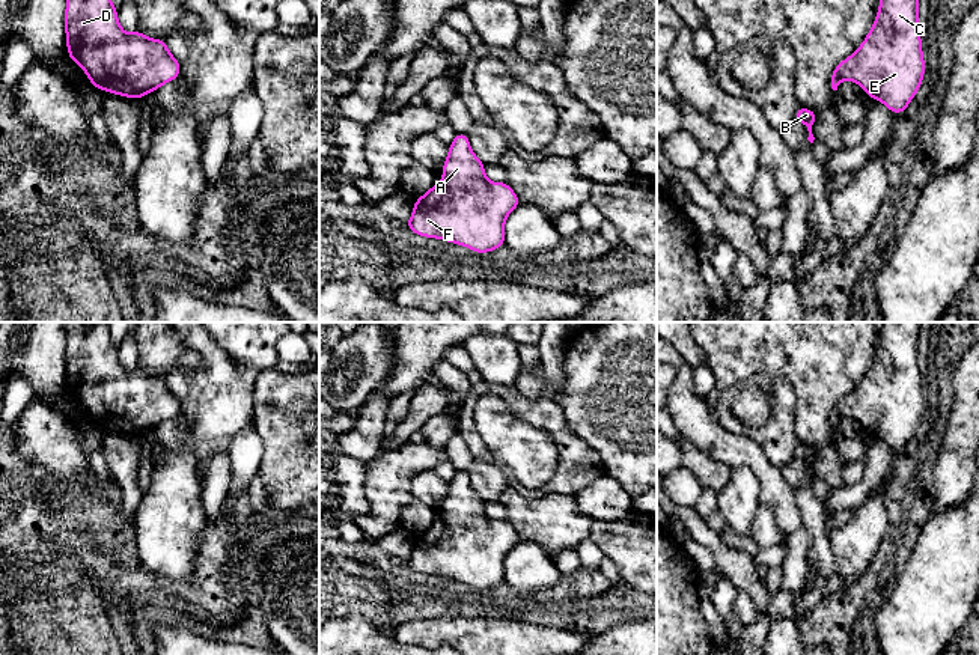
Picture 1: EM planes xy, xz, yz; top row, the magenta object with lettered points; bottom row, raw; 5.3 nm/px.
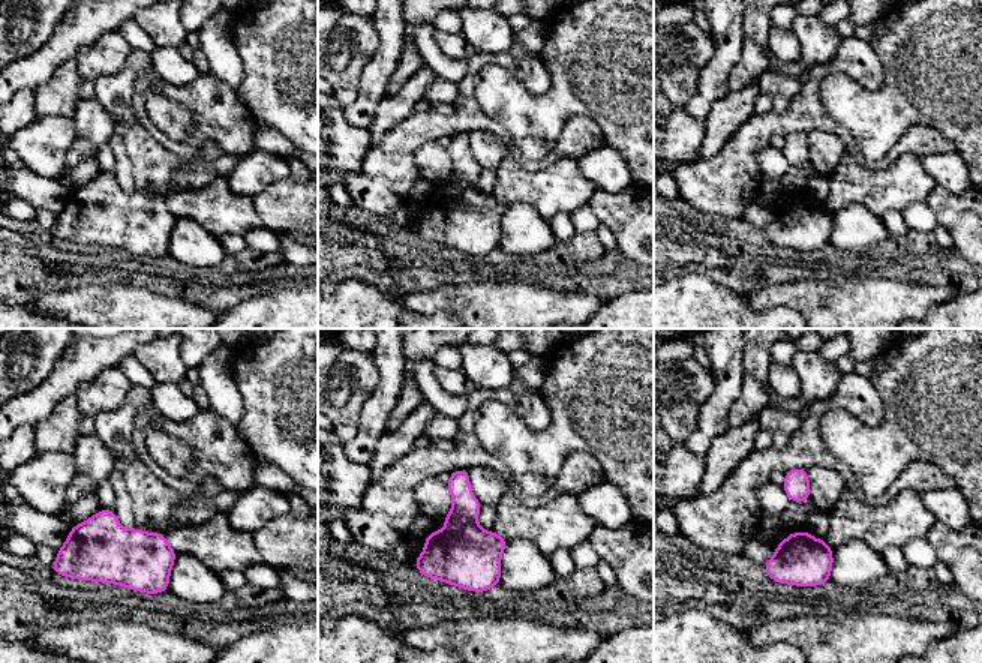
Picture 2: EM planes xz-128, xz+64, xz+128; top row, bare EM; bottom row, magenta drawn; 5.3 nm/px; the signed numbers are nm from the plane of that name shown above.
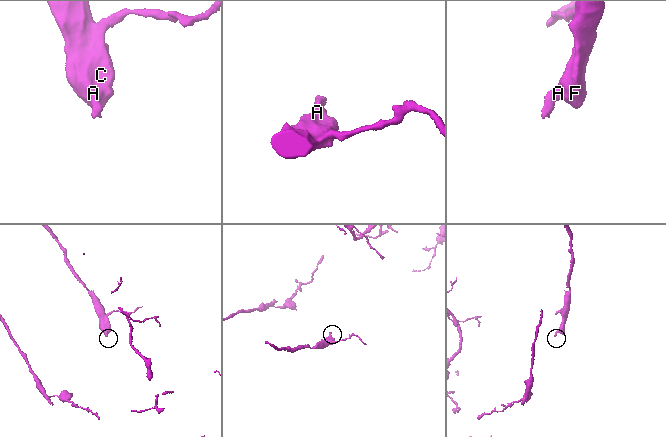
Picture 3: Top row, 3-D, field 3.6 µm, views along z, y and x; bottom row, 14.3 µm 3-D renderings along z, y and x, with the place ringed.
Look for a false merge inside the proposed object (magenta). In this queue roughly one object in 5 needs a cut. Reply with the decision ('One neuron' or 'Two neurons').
One neuron

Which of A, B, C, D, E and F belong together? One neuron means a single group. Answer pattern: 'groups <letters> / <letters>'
groups A B C D E F

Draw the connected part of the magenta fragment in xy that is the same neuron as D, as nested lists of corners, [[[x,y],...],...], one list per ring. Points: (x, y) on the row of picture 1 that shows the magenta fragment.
[[[66,0],[65,32],[68,57],[87,74],[95,89],[142,99],[179,77],[181,65],[169,51],[166,39],[149,39],[140,30],[125,33],[111,0]]]

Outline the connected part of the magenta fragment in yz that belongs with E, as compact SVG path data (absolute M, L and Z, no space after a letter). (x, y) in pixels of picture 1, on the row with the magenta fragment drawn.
M880 0L872 29L855 53L843 59L831 71L831 89L843 80L855 81L869 98L883 102L895 114L907 110L920 89L925 75L925 60L919 32L919 0Z

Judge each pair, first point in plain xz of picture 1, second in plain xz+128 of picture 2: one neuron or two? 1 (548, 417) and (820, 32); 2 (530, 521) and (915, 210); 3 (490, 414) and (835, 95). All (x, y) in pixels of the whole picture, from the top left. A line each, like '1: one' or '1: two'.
1: two
2: two
3: one

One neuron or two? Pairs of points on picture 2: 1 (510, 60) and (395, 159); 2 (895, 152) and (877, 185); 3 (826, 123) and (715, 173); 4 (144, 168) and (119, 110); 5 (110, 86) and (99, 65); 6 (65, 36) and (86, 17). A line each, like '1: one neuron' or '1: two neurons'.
1: one neuron
2: two neurons
3: one neuron
4: one neuron
5: two neurons
6: one neuron

